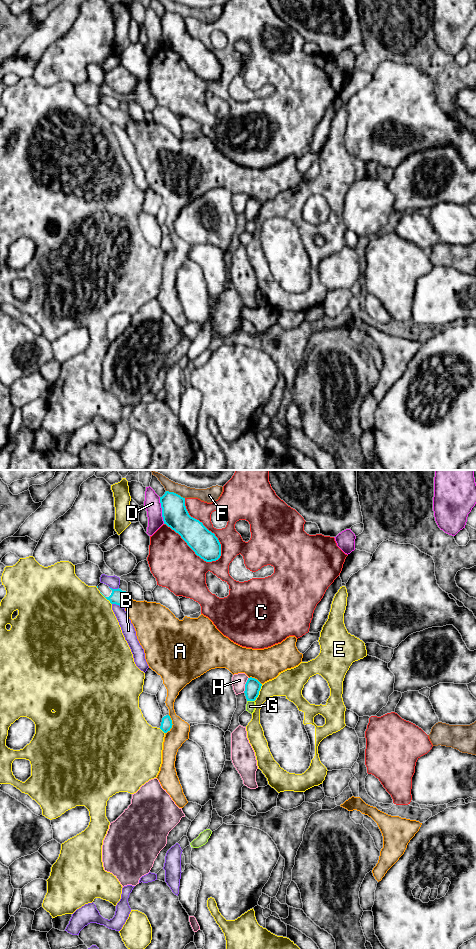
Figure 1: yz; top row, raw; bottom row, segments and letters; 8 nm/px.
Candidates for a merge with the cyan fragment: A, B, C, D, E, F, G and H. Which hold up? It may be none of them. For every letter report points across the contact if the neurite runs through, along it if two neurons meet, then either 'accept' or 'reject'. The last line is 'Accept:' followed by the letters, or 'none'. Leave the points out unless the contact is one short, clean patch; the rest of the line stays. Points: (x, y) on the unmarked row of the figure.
A: reject
B: reject
C: reject
D: reject
E: reject
F: reject
G: reject
H: reject
Accept: none

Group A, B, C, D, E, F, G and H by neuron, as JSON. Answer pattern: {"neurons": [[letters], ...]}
{"neurons": [["A"], ["B"], ["C"], ["D"], ["E"], ["F"], ["G"], ["H"]]}

